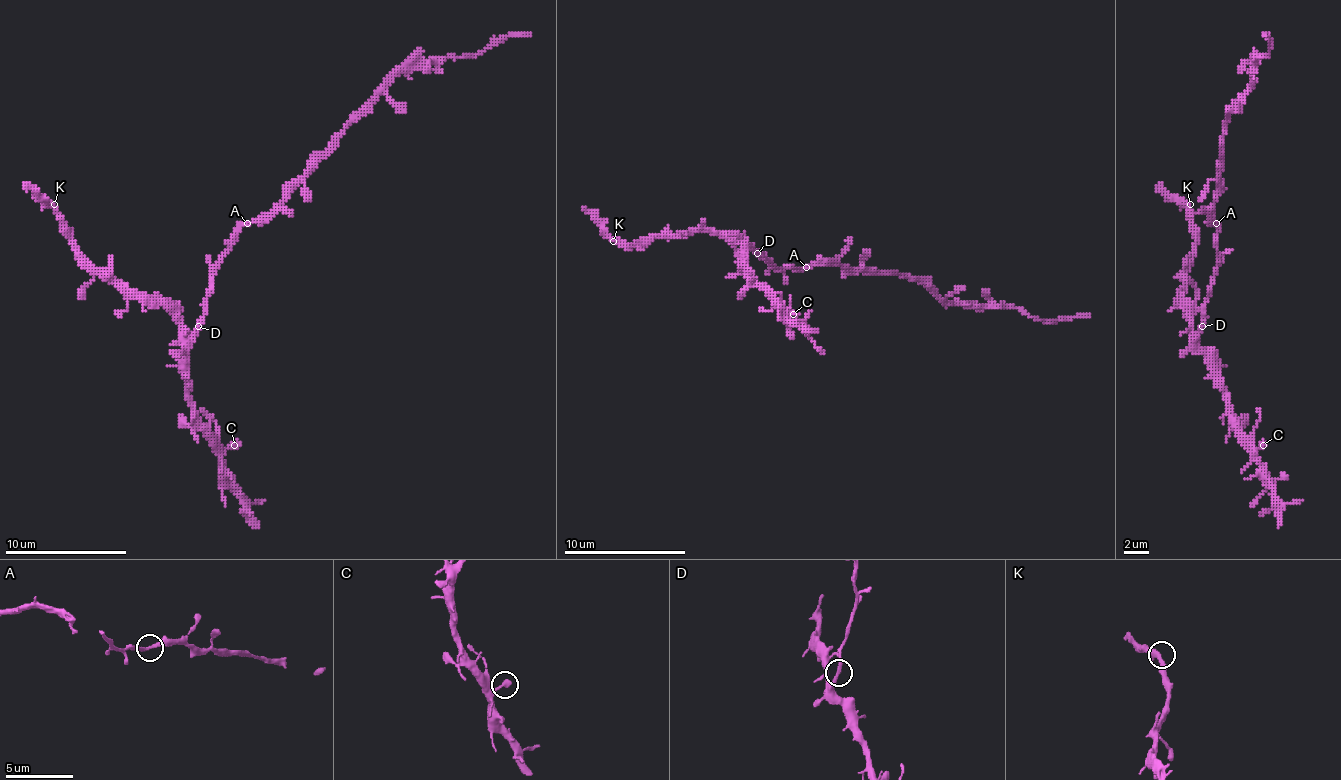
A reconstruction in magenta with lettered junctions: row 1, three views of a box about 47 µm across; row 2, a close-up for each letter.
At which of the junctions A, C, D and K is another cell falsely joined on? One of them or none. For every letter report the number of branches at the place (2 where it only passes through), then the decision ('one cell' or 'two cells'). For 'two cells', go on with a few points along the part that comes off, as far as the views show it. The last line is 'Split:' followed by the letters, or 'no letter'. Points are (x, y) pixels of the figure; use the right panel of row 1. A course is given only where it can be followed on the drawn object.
A: 2 | one cell
C: 1 | one cell
D: 2 | one cell
K: 2 | one cell
Split: no letter

